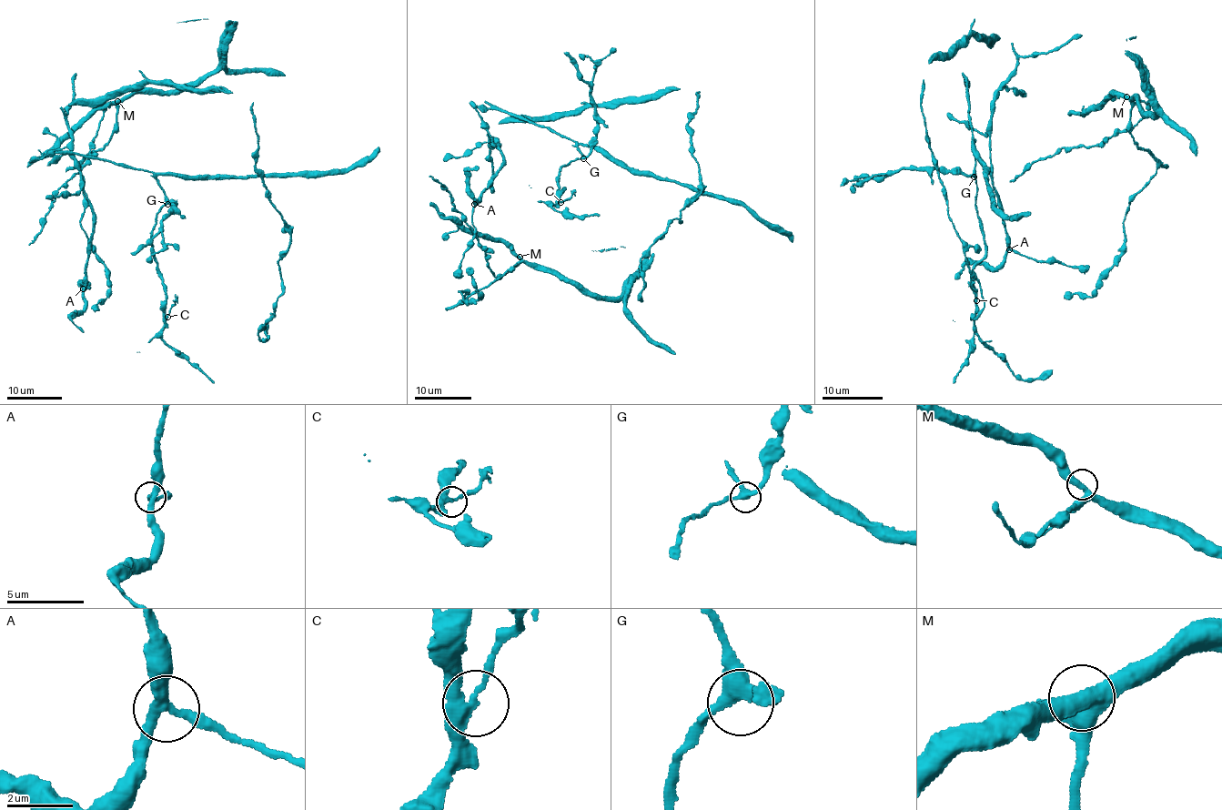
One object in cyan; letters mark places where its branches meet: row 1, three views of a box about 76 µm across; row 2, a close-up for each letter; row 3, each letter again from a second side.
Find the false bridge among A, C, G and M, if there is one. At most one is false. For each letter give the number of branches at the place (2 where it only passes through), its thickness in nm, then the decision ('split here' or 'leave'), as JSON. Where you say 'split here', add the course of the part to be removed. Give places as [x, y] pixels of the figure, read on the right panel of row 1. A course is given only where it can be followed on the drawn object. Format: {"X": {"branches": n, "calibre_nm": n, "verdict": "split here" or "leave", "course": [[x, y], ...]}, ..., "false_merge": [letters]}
{"A": {"branches": 3, "calibre_nm": 280, "verdict": "leave"}, "C": {"branches": 3, "calibre_nm": 260, "verdict": "split here", "course": [[977, 301], [973, 277]]}, "G": {"branches": 3, "calibre_nm": 340, "verdict": "leave"}, "M": {"branches": 3, "calibre_nm": 360, "verdict": "leave"}, "false_merge": ["C"]}

